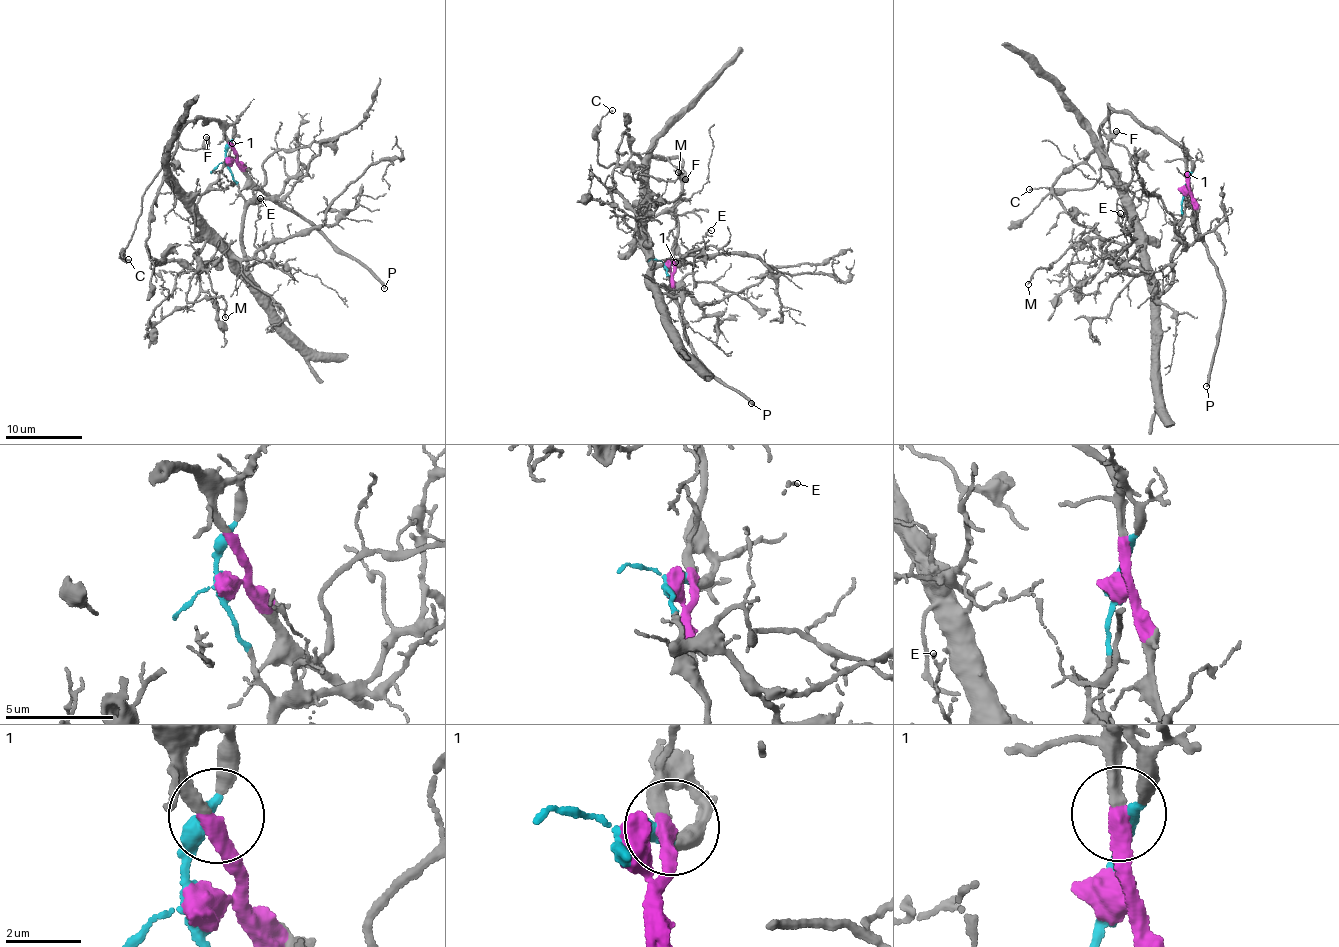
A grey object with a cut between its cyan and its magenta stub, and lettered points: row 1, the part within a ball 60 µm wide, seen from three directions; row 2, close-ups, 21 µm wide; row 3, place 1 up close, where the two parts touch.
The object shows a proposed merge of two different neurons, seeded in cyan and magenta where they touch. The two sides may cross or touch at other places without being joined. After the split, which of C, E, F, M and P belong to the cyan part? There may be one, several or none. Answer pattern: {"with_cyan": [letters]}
{"with_cyan": ["E", "M"]}

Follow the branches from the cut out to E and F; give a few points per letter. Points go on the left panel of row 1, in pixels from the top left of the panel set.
E: (227, 161), (244, 198), (245, 266), (234, 259), (248, 259), (254, 255), (260, 197)
F: (227, 161), (234, 144), (216, 120), (191, 122), (178, 136), (182, 146), (199, 149), (206, 137)

